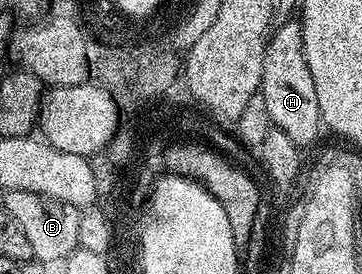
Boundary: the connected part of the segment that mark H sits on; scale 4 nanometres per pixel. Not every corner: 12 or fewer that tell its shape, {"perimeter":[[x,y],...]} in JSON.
{"perimeter":[[300,20],[267,43],[259,91],[299,147],[322,132]]}

